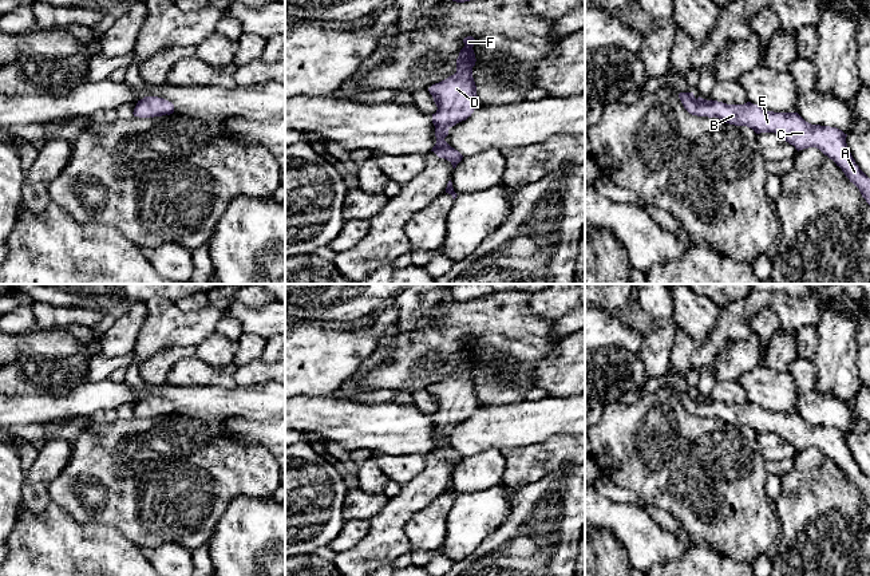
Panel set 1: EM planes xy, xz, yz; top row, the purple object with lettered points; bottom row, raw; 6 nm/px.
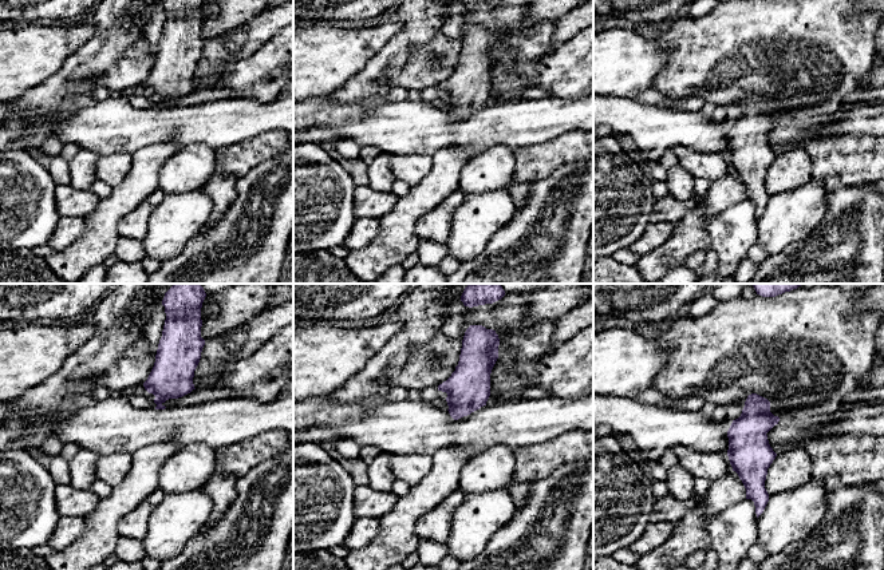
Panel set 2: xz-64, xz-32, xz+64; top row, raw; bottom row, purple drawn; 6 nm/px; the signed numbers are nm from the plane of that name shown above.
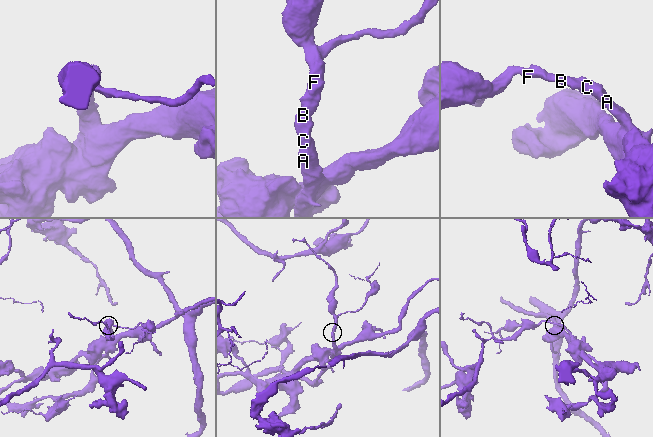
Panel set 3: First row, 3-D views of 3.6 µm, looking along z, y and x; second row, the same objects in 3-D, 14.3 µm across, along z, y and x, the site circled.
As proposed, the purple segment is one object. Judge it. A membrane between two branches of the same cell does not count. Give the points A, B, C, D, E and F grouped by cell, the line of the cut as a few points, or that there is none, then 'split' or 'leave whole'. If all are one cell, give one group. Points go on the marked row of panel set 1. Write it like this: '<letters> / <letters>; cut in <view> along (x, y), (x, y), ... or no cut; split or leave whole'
A B C D E F; no cut; leave whole

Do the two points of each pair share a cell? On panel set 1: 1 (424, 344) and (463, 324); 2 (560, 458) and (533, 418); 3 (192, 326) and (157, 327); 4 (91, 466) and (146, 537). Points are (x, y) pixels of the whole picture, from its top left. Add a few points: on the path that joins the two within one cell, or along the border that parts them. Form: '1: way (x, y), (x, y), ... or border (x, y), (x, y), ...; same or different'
1: way (434, 343), (454, 324); same
2: border (570, 434), (553, 434), (542, 441), (517, 446); different
3: way (184, 327), (165, 327); same
4: way (109, 484), (135, 511), (137, 520); same

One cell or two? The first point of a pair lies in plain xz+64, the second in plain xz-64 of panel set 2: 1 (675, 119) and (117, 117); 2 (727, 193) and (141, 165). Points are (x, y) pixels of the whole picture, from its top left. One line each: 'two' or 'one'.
1: one
2: one

